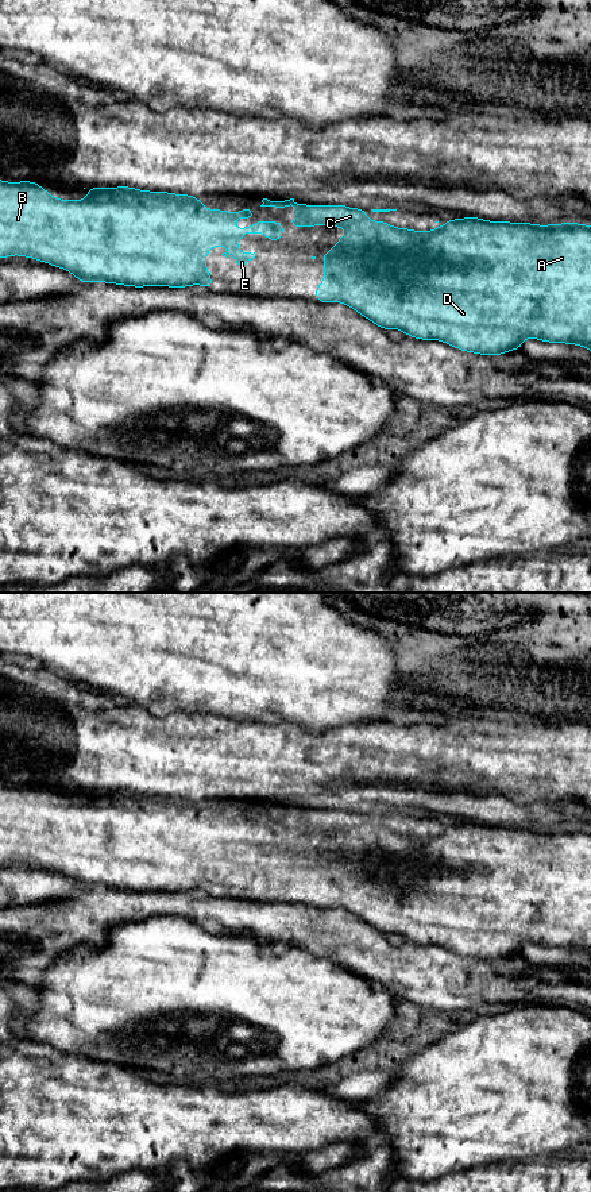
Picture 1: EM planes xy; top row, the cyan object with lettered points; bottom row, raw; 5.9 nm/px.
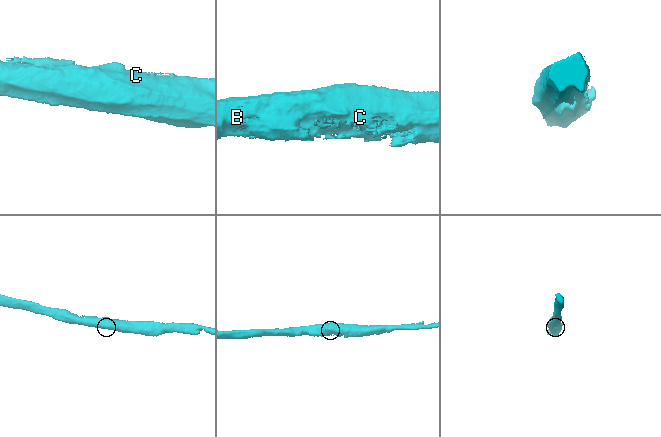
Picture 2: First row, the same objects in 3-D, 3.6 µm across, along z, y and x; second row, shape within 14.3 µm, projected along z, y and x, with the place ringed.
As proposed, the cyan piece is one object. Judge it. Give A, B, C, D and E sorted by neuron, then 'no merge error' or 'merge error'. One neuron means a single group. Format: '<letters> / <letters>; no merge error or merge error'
A B C D E; no merge error

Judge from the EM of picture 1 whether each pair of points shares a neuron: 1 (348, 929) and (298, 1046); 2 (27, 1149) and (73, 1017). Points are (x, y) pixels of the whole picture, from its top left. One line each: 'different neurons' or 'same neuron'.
1: different neurons
2: different neurons

